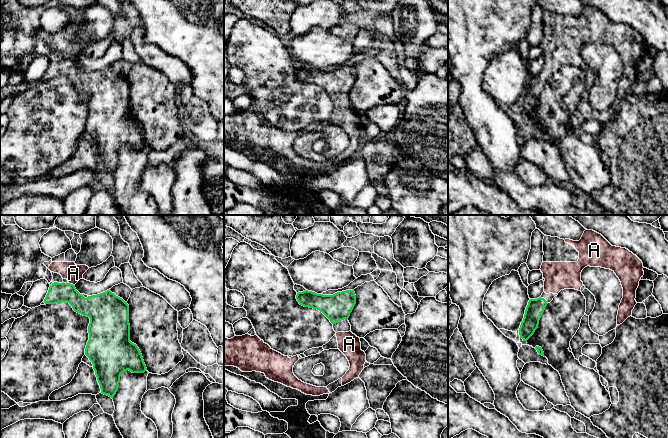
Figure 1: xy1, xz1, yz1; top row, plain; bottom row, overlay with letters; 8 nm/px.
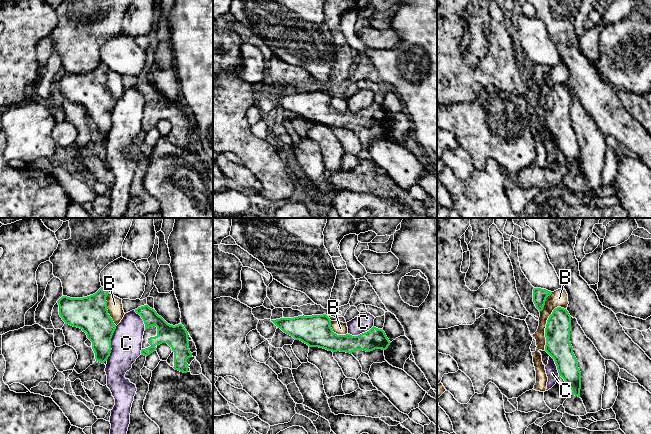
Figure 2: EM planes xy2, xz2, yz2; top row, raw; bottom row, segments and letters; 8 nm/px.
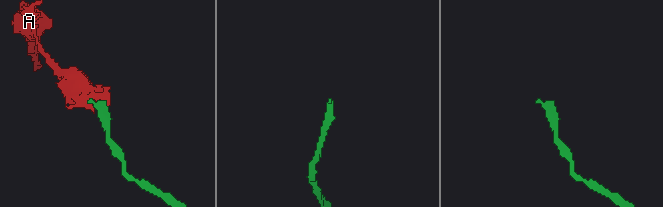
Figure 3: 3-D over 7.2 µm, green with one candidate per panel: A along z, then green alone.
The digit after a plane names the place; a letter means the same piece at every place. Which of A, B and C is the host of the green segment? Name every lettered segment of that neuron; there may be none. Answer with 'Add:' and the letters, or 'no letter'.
Add: A

